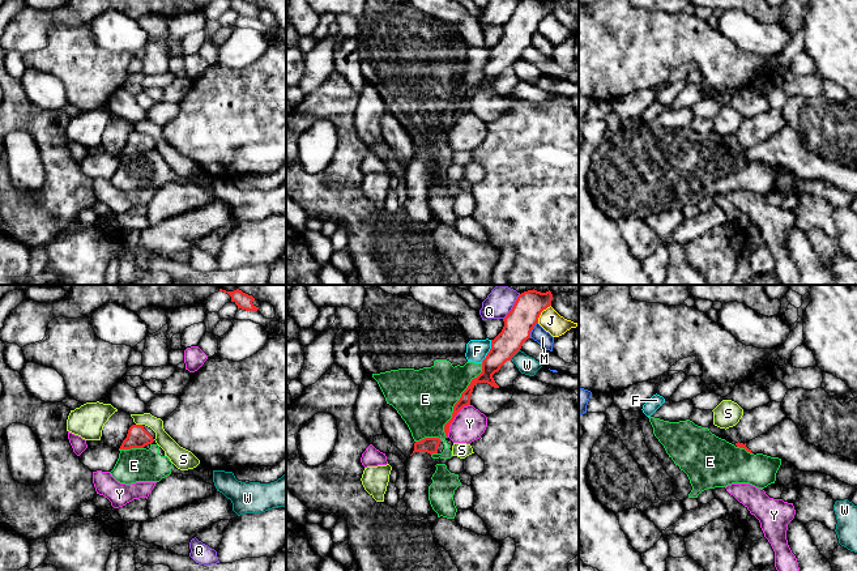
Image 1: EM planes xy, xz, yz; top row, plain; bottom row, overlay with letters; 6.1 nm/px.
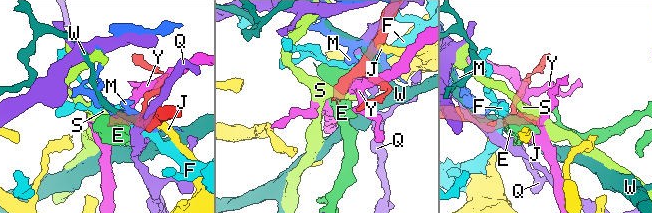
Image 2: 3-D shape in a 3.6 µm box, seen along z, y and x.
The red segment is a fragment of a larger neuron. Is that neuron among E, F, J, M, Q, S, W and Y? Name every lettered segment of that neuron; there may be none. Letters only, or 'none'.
none

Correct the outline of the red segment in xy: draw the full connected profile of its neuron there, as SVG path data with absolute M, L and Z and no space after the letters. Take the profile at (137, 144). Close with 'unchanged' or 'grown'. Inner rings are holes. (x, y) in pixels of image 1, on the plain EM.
M132 132L127 145L123 148L119 157L144 155L152 152L155 146L155 140L145 132Z; grown

